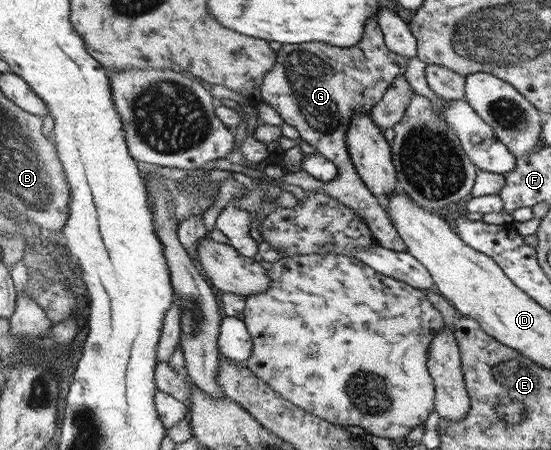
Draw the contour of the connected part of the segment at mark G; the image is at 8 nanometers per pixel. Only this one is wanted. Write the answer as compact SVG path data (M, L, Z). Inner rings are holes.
M377 18L367 20L365 34L357 46L351 48L341 48L332 46L327 42L309 42L302 44L283 44L277 53L277 63L273 70L263 78L261 87L262 102L270 105L280 116L283 122L294 126L300 133L301 139L313 146L318 153L337 165L337 178L330 183L316 180L304 170L299 172L287 172L286 183L298 186L304 191L326 192L330 198L348 205L354 209L367 222L374 238L378 240L378 245L394 250L396 252L407 252L408 245L402 240L400 233L389 217L382 202L370 192L365 181L361 179L357 167L353 164L349 155L348 128L352 123L353 114L356 111L370 113L372 108L380 102L385 92L396 82L397 76L404 75L408 66L408 58L398 55L385 44L384 33Z

